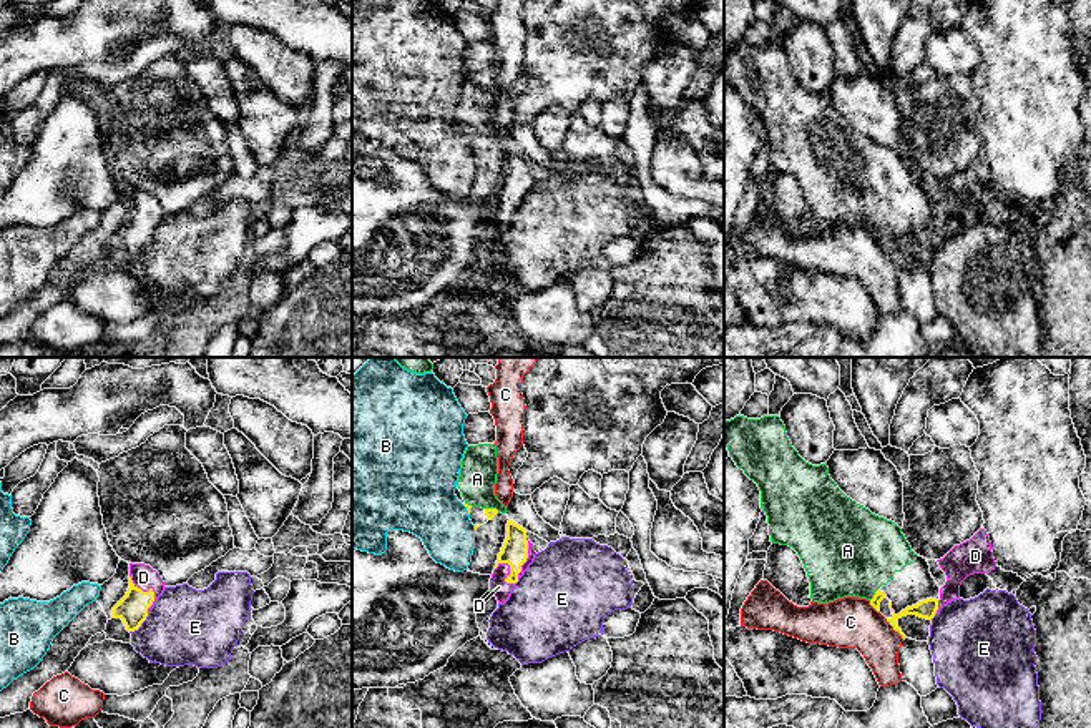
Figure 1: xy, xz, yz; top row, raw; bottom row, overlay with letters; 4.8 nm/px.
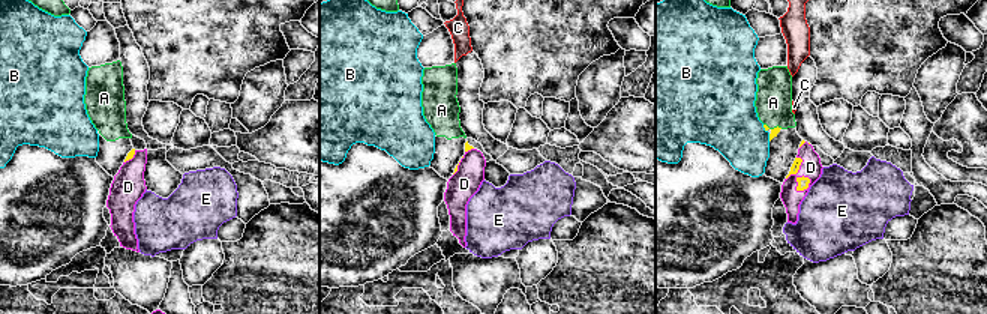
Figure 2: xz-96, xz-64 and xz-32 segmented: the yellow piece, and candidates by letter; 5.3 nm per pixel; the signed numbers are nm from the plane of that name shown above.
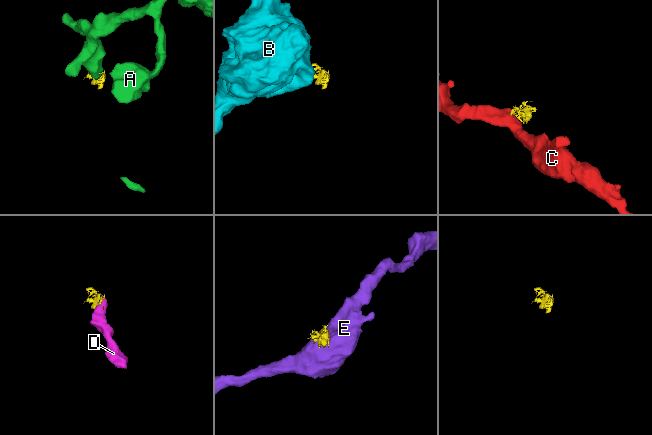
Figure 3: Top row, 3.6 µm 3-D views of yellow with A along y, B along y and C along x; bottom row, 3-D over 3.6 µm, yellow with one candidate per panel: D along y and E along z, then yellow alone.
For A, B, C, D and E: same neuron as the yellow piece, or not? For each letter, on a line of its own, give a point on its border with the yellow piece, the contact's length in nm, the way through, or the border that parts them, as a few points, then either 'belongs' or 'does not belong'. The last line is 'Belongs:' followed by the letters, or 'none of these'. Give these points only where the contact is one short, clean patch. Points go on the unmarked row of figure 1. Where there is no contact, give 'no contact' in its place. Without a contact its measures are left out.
A: contact yz (874, 223); length 70 nm; border yz (877, 216), (870, 228); does not belong
B: contact xz (467, 137); length 50 nm; border xz (464, 133), (469, 142); does not belong
C: contact yz (894, 256); length 140 nm; border yz (885, 246), (904, 266); does not belong
D: contact xy (150, 216); length 200 nm; way xy (132, 236), (150, 216), (143, 205); belongs
E: contact xy (141, 250); length 140 nm; border xy (148, 240), (146, 246), (130, 260); does not belong
Belongs: D

